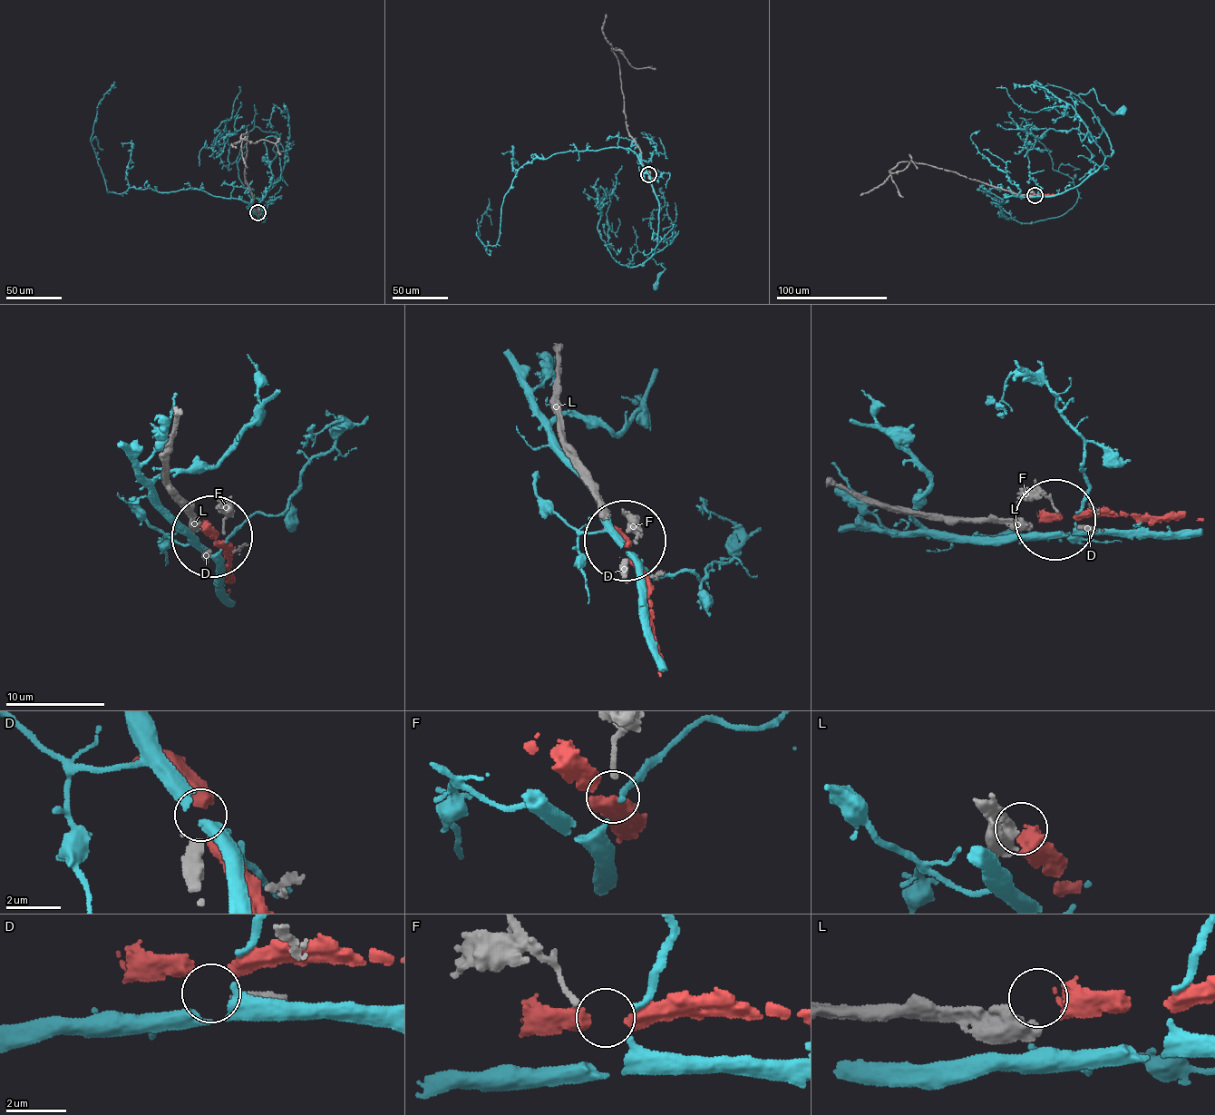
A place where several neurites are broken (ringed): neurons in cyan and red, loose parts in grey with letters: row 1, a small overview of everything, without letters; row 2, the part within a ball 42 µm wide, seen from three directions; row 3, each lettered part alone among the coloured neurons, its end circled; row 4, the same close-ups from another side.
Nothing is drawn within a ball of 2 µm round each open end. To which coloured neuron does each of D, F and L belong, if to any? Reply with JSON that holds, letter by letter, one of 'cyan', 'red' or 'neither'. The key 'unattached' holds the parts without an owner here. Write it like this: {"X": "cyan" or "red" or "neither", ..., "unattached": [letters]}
{"D": "neither", "F": "cyan", "L": "red", "unattached": ["D"]}

